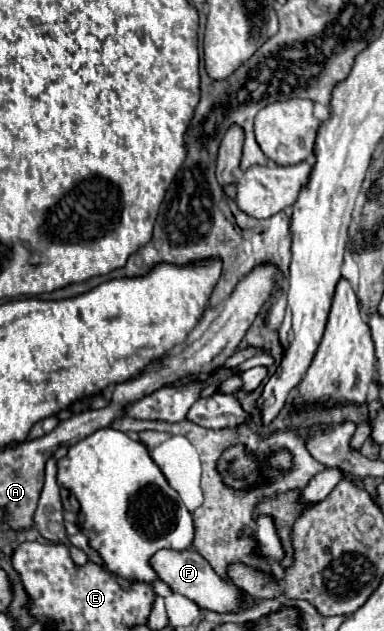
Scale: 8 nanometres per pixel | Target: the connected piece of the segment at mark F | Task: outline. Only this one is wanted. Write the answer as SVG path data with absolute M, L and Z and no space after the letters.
M159 550L151 558L151 566L155 568L157 576L171 586L173 592L187 596L189 600L199 604L203 610L211 610L211 612L219 612L219 614L227 614L227 612L237 614L237 612L245 612L245 610L251 610L253 606L257 606L253 596L249 596L239 586L223 580L221 576L217 576L215 570L209 566L209 562L195 550L181 550L181 552Z

